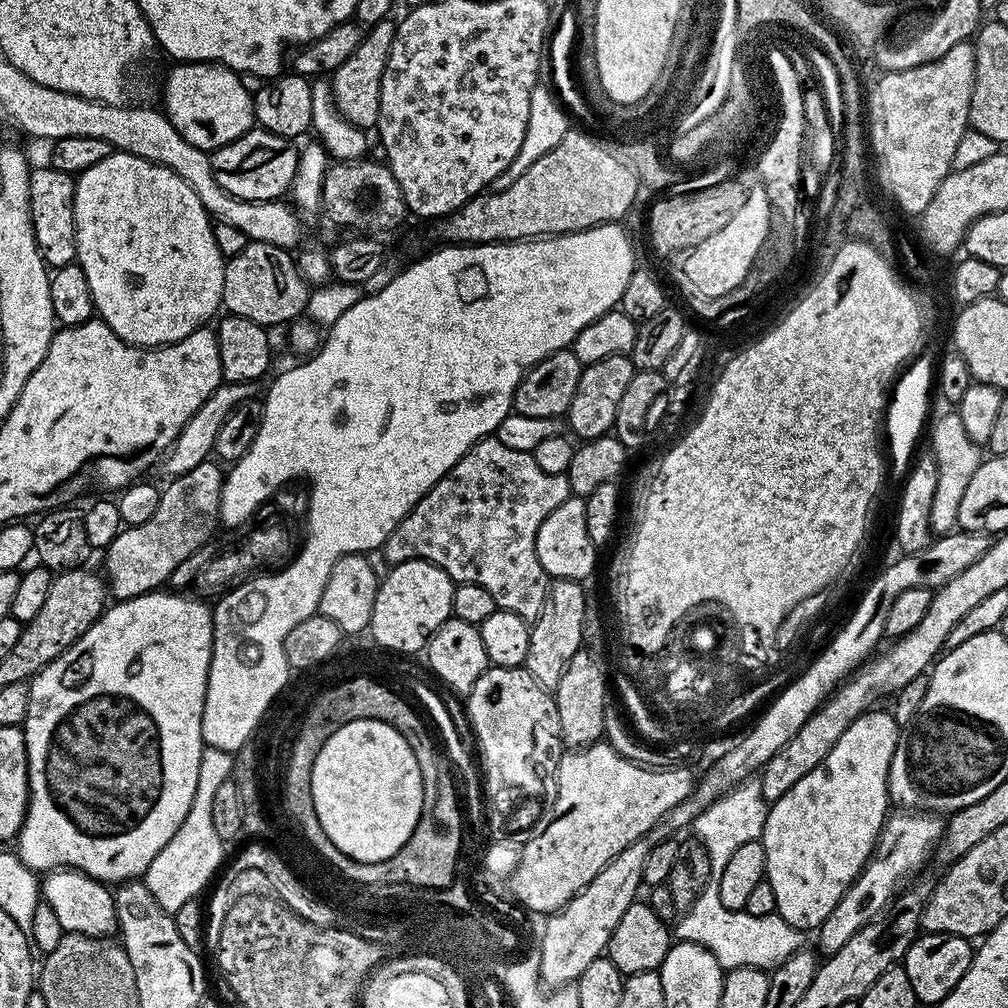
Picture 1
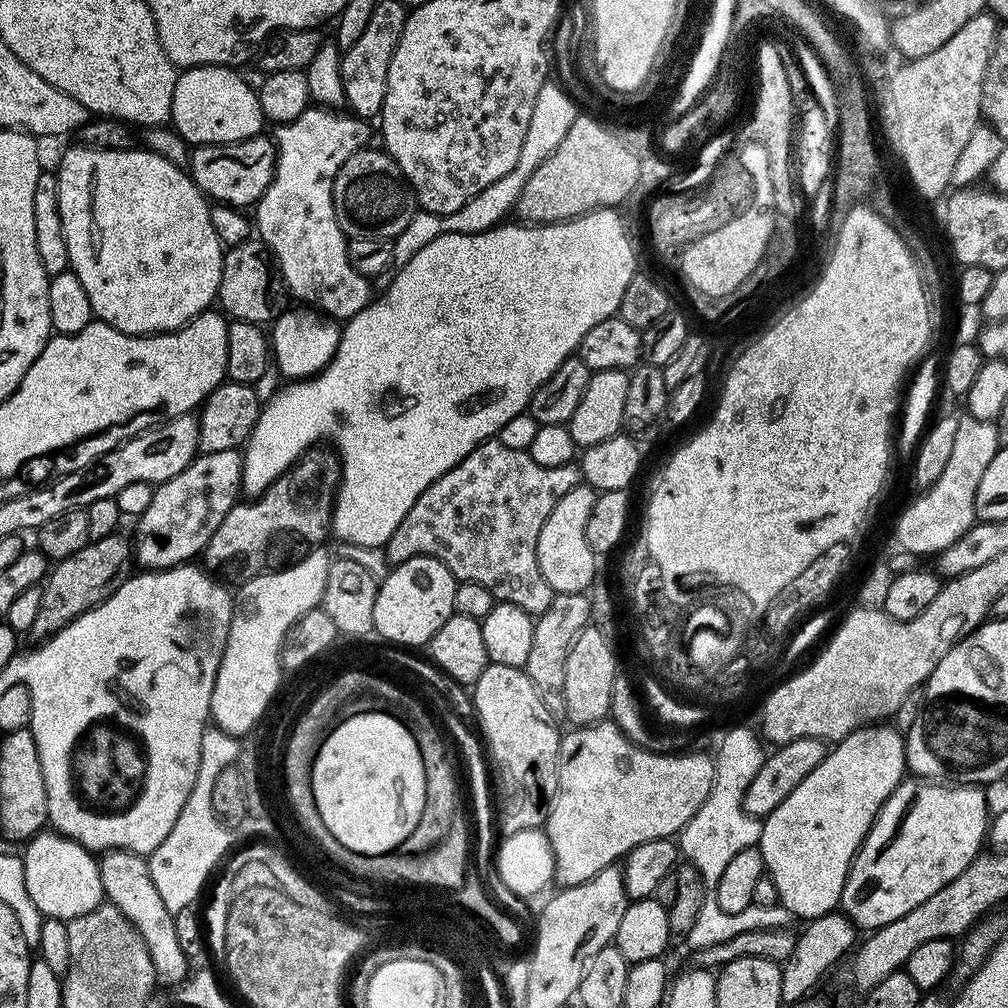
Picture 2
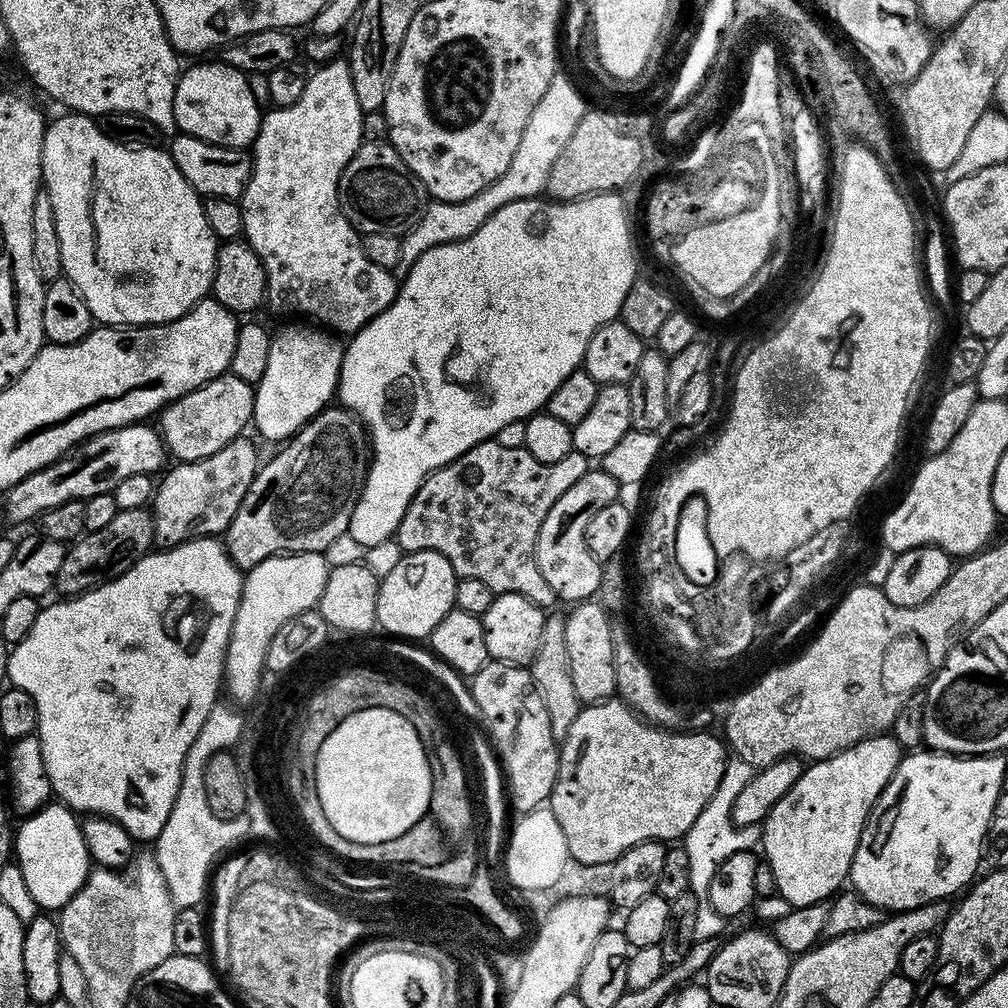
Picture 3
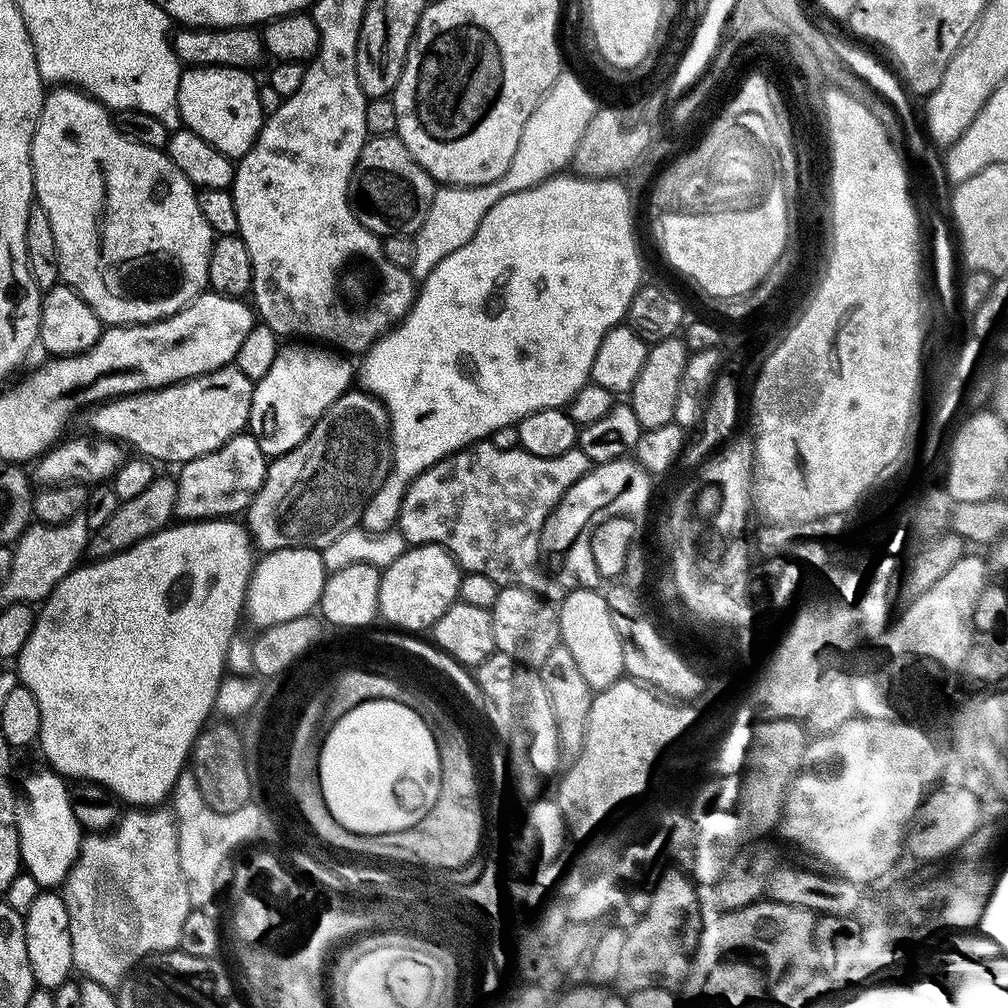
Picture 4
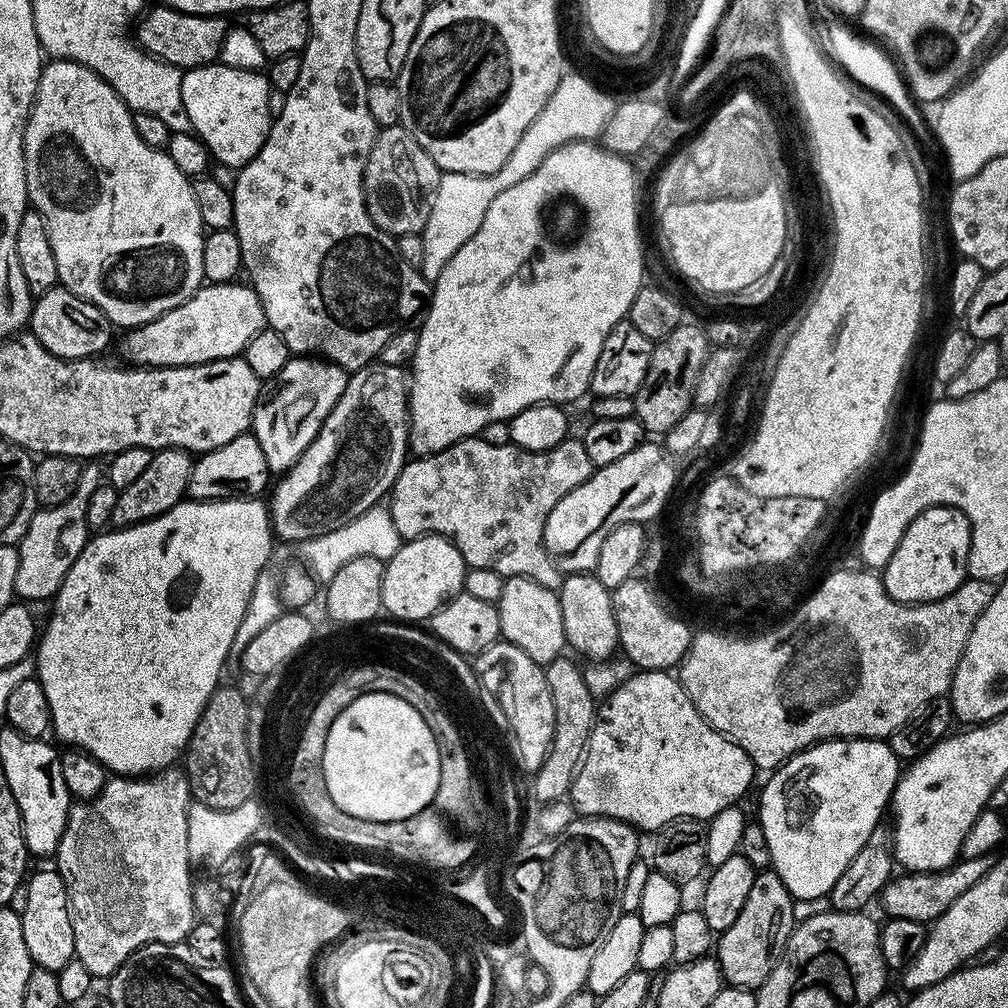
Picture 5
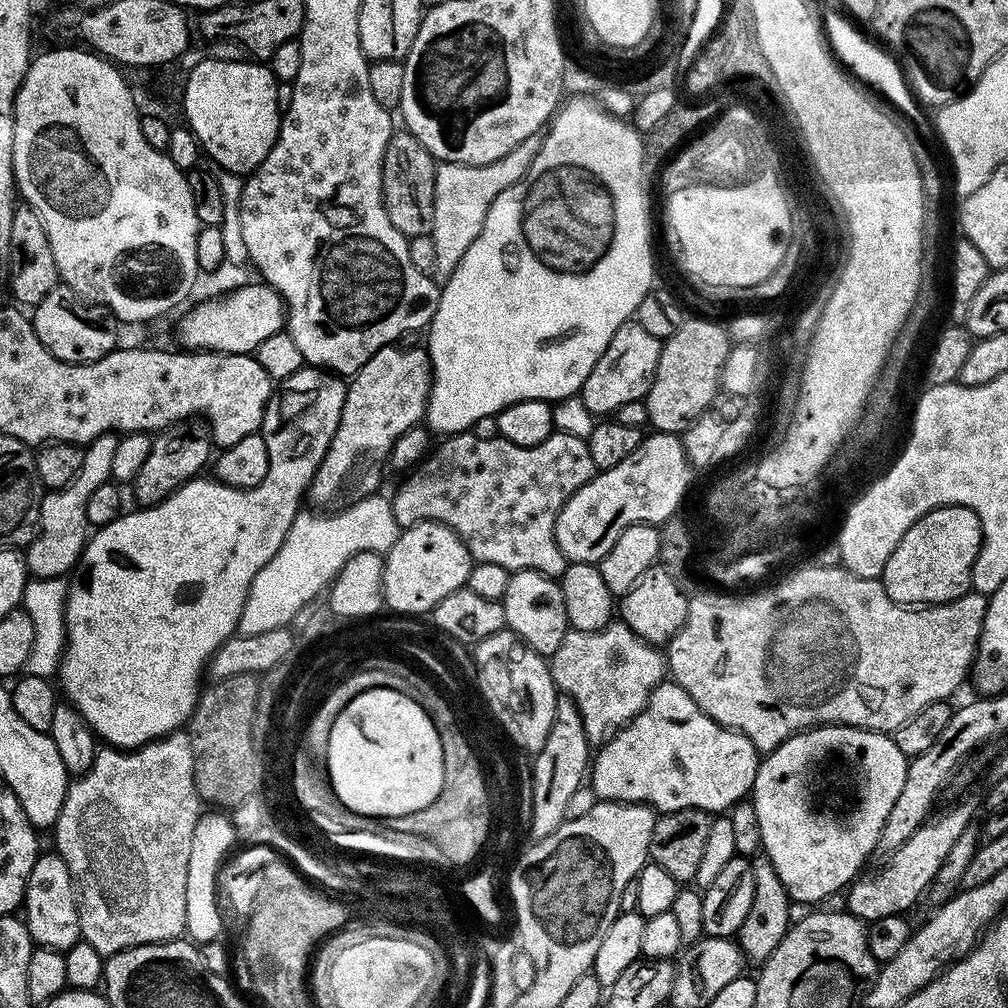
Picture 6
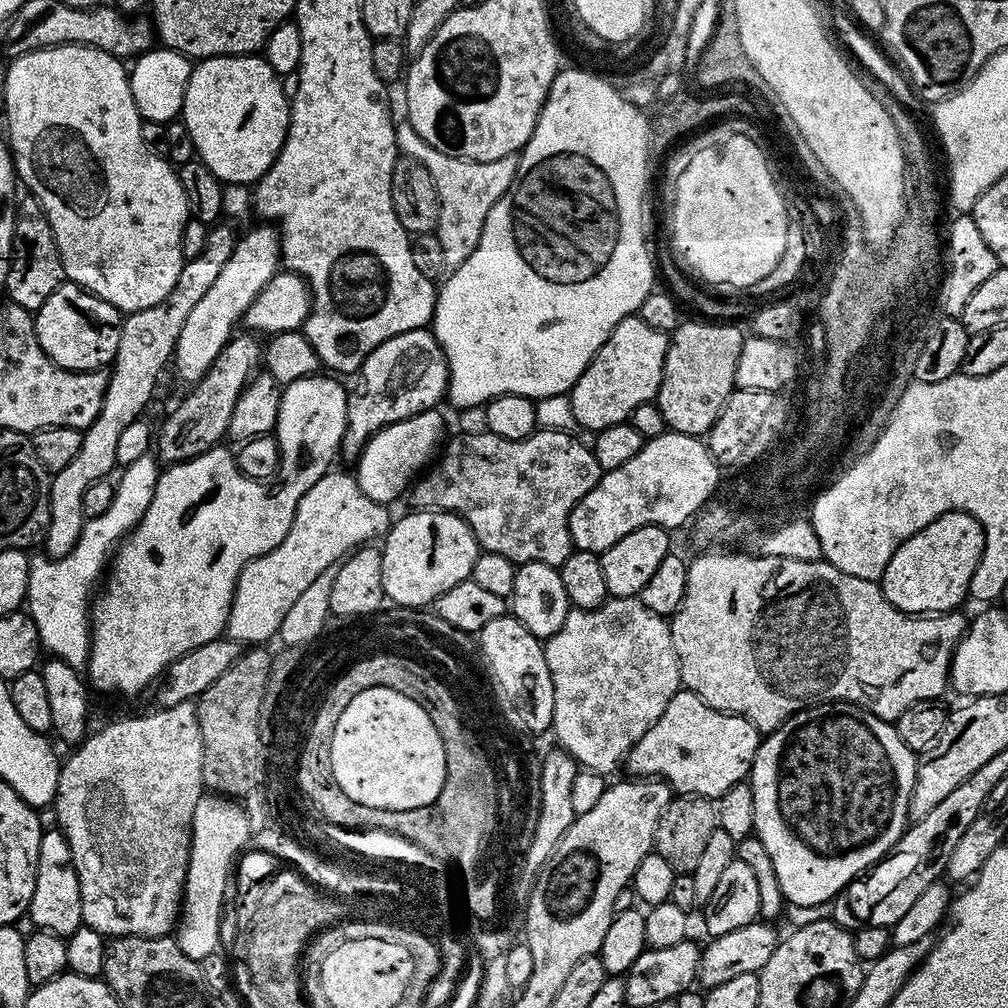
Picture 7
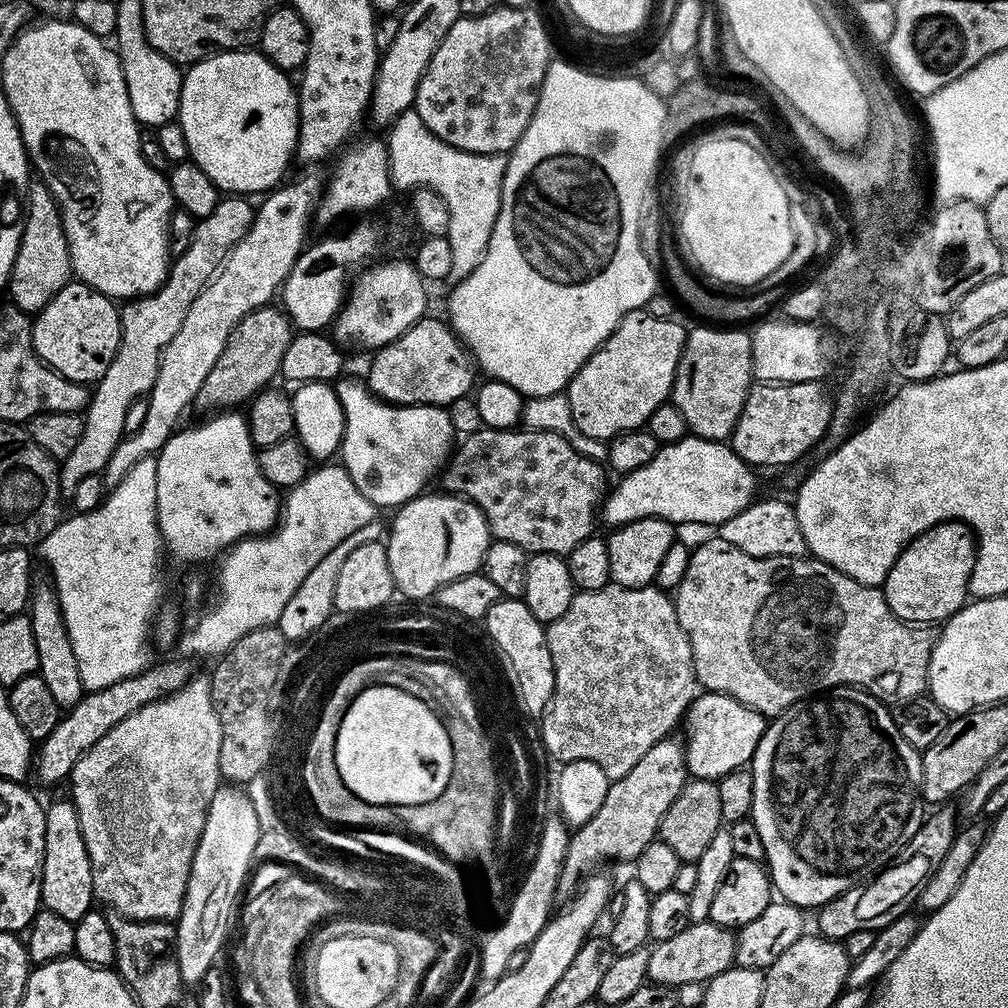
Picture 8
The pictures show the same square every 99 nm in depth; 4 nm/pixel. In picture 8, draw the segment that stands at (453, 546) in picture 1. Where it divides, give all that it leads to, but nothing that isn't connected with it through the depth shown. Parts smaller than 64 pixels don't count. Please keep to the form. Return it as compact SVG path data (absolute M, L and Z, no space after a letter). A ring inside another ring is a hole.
M488 427L463 437L442 472L443 491L459 494L476 503L486 518L489 533L495 539L522 546L522 550L529 554L541 552L562 557L567 557L568 552L578 546L578 542L593 535L595 528L592 527L596 520L598 524L598 513L610 488L607 475L609 473L601 461L586 458L556 432Z

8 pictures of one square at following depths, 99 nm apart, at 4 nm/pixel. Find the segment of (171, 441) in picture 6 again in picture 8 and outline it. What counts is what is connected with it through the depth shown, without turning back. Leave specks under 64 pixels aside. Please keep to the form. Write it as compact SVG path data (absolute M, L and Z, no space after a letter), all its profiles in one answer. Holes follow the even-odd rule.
M272 307L255 308L253 312L246 314L246 318L242 318L242 322L238 322L238 326L234 326L222 354L218 354L214 370L210 370L206 382L202 382L202 390L198 390L195 403L197 409L239 409L269 387L275 381L272 379L280 376L282 358L292 341L294 325L283 307Z

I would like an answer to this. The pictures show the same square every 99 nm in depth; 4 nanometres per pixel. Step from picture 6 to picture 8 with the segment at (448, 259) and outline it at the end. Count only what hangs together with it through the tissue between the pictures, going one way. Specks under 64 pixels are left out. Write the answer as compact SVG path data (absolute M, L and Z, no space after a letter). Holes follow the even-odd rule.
M415 110L403 112L387 132L388 167L393 185L407 190L429 188L436 191L449 208L446 237L454 257L445 283L450 286L460 284L481 264L489 246L500 209L508 156L487 156L458 150L432 133Z

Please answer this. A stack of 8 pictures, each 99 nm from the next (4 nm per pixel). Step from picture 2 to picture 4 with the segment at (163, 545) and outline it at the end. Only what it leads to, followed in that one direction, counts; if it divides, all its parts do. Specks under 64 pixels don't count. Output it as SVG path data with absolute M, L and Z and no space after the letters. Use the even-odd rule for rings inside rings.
M245 430L235 436L222 450L198 462L190 462L179 469L176 481L170 484L172 509L168 512L168 523L173 529L188 527L228 526L239 521L254 498L256 487L264 477L266 457L261 446Z

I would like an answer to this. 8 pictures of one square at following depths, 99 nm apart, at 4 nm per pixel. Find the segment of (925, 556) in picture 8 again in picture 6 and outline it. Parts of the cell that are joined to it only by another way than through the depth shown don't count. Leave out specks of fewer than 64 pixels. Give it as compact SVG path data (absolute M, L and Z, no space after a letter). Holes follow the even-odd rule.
M944 504L941 508L930 510L906 534L902 534L902 542L894 546L894 554L884 567L882 583L886 594L895 604L905 606L927 606L929 604L945 604L954 598L962 598L972 588L972 571L974 562L980 553L980 547L984 541L982 534L982 522L974 510L970 510L961 504Z

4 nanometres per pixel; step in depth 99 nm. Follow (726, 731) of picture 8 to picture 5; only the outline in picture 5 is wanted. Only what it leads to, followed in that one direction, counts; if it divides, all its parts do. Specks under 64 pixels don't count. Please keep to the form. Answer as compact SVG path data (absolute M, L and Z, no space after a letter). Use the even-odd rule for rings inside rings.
M647 670L633 671L618 687L608 693L606 699L599 705L596 724L592 728L592 733L588 739L588 748L584 751L584 761L580 763L580 768L576 772L576 777L572 779L572 791L570 793L570 803L581 817L586 816L605 816L611 820L621 820L632 825L633 828L641 833L655 834L655 832L673 824L676 820L699 820L707 822L712 819L714 814L722 810L733 807L744 796L744 791L752 784L754 769L752 760L728 736L723 736L718 730L714 730L705 720L700 717L694 702L686 694L686 690L681 686L679 679L671 671L650 672Z

